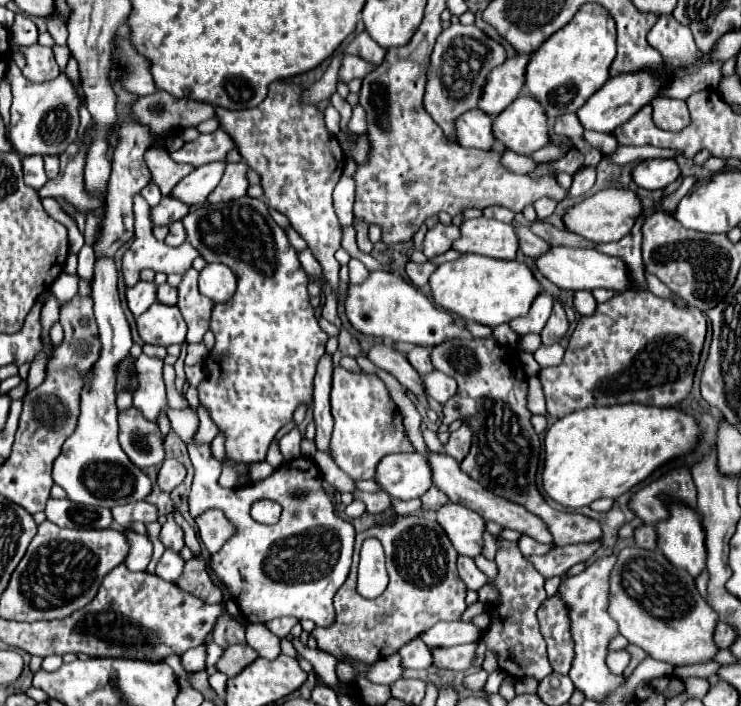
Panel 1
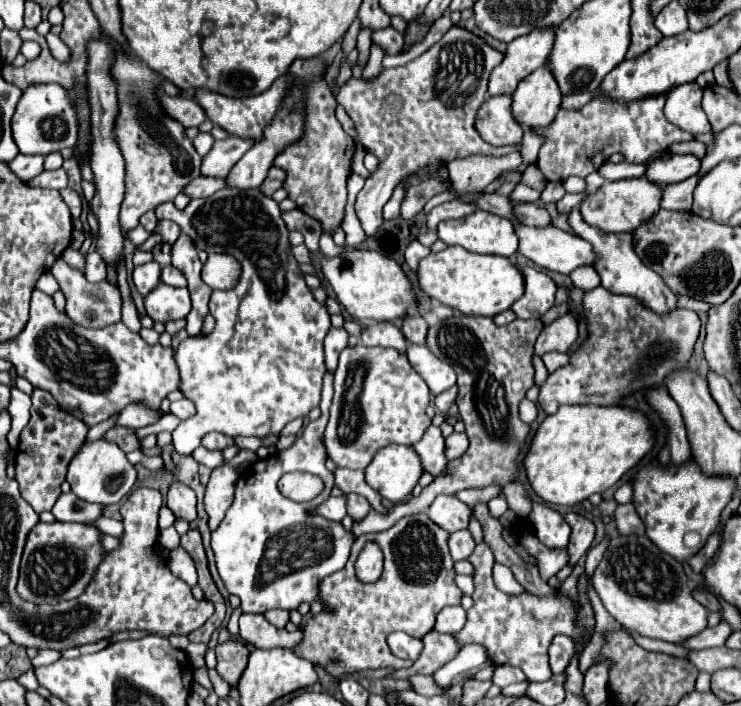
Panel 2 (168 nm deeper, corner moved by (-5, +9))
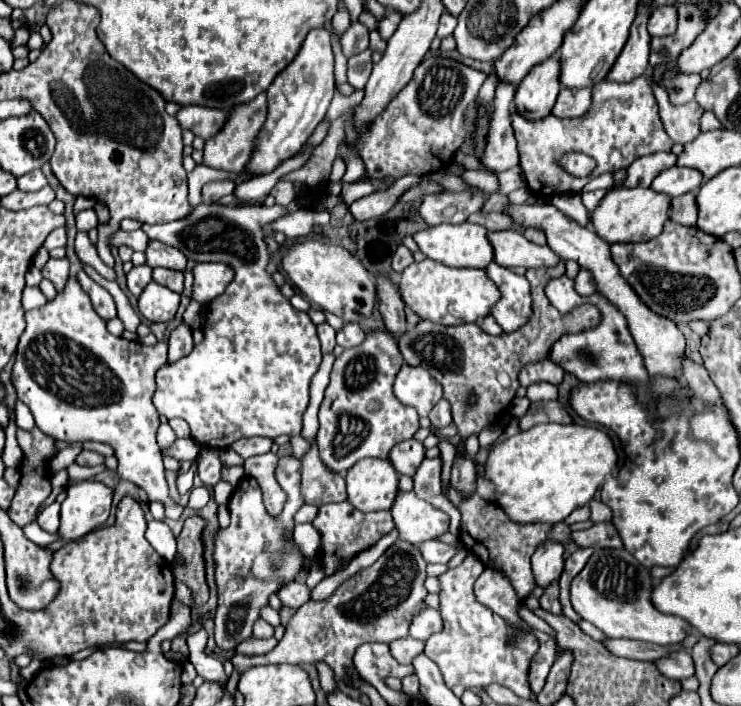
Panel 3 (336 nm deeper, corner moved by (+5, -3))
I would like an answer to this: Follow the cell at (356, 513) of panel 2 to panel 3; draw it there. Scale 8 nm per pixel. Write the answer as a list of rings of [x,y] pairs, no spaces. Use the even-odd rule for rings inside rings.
[[[350,502],[338,504],[324,504],[318,508],[318,514],[312,526],[320,534],[320,558],[326,576],[336,574],[344,562],[350,562],[360,552],[372,548],[384,534],[392,532],[394,522],[390,520],[390,512],[360,512]]]

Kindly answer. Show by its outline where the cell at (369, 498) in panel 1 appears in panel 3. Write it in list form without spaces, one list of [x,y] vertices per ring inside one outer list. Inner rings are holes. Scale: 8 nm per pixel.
[[[310,440],[310,450],[300,458],[302,464],[302,496],[304,504],[322,506],[328,502],[344,502],[346,500],[346,484],[342,474],[330,472],[326,464],[322,464],[318,456],[316,440]]]

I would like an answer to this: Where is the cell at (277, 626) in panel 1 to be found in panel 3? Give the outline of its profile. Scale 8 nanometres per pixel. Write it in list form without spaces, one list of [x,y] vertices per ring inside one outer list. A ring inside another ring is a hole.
[[[256,620],[254,622],[254,636],[256,638],[272,638],[274,636],[274,628],[264,620]]]

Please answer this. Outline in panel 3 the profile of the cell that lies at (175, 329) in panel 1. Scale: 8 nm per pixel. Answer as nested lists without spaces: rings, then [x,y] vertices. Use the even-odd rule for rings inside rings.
[[[154,280],[144,288],[144,292],[138,298],[142,318],[150,322],[168,322],[170,318],[174,318],[178,304],[180,294],[172,292],[170,288],[164,288]]]

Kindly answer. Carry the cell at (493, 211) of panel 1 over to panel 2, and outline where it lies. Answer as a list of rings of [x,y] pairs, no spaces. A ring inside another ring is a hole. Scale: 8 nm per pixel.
[[[518,184],[508,198],[510,198],[512,202],[536,202],[536,200],[540,198],[540,192],[528,188],[526,184]]]

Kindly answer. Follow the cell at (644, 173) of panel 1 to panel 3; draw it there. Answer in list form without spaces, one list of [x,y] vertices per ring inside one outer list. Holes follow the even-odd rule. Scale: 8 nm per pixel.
[[[674,166],[674,168],[668,168],[666,172],[660,172],[654,182],[652,182],[652,188],[656,192],[664,192],[668,194],[670,198],[674,196],[682,196],[686,192],[692,192],[696,188],[700,188],[704,176],[702,172],[694,170],[694,168],[680,168],[680,166]]]

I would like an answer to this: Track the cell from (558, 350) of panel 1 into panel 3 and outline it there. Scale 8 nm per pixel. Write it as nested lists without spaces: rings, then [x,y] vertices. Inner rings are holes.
[[[538,382],[528,386],[528,400],[530,402],[540,402],[540,400],[556,400],[558,396],[558,388],[554,384],[546,384],[546,382]]]

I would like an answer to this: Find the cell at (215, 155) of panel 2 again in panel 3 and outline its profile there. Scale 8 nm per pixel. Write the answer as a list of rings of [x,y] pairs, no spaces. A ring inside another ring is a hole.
[[[266,92],[256,96],[256,100],[250,100],[250,104],[236,104],[234,108],[230,108],[226,124],[222,126],[222,132],[218,132],[218,136],[212,136],[210,140],[206,140],[204,164],[210,166],[210,168],[218,168],[218,170],[242,172],[246,168],[246,164],[250,162],[250,156],[254,152],[254,146],[256,146],[258,132],[260,132],[262,124],[266,122],[266,114],[268,114]]]

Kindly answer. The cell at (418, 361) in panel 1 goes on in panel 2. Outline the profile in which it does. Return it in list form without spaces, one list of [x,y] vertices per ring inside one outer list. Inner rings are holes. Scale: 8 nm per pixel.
[[[408,314],[402,320],[402,332],[410,344],[420,344],[426,346],[426,334],[428,334],[428,324],[424,322],[422,316],[418,314]]]

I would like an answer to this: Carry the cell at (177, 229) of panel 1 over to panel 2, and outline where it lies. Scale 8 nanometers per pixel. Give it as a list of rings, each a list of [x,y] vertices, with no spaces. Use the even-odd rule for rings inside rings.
[[[164,220],[164,222],[158,222],[158,226],[156,226],[154,232],[160,232],[160,236],[164,238],[164,242],[174,244],[174,240],[180,236],[180,226],[176,226],[174,222]]]

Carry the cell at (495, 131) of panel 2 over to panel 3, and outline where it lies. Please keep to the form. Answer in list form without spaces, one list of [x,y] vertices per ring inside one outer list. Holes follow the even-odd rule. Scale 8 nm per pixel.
[[[510,82],[496,86],[488,142],[482,156],[482,164],[496,174],[514,168],[520,162],[516,140],[510,128],[510,104],[514,100],[514,94],[516,94],[516,86]]]

